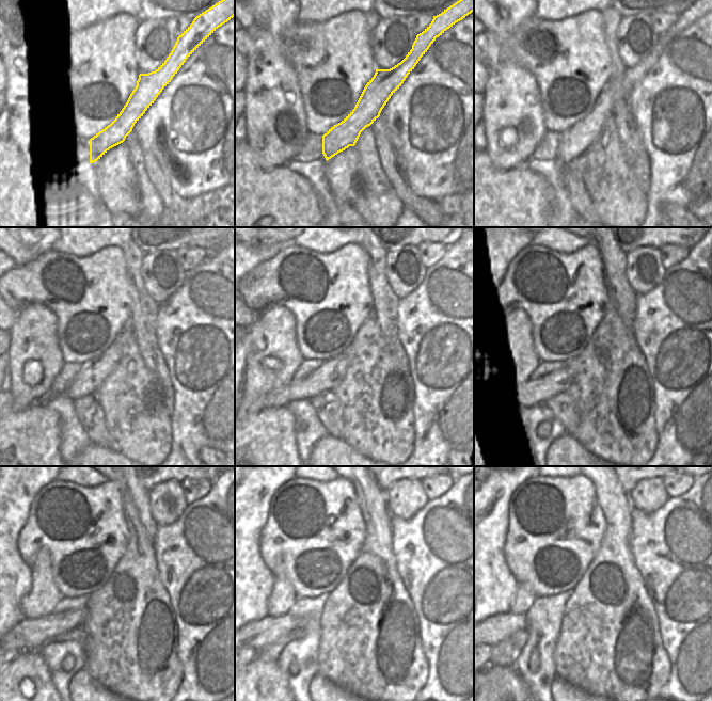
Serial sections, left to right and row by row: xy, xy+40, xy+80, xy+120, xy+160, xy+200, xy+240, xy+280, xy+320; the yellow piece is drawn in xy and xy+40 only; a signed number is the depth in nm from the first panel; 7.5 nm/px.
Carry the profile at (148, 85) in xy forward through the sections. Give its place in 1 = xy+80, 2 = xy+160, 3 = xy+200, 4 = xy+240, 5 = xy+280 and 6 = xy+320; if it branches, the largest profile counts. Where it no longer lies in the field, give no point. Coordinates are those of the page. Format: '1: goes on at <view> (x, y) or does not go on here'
1: goes on at xy+80 (574, 141)
2: goes on at xy+160 (325, 379)
3: goes on at xy+200 (541, 388)
4: goes on at xy+240 (28, 634)
5: goes on at xy+280 (259, 633)
6: goes on at xy+320 (495, 628)

